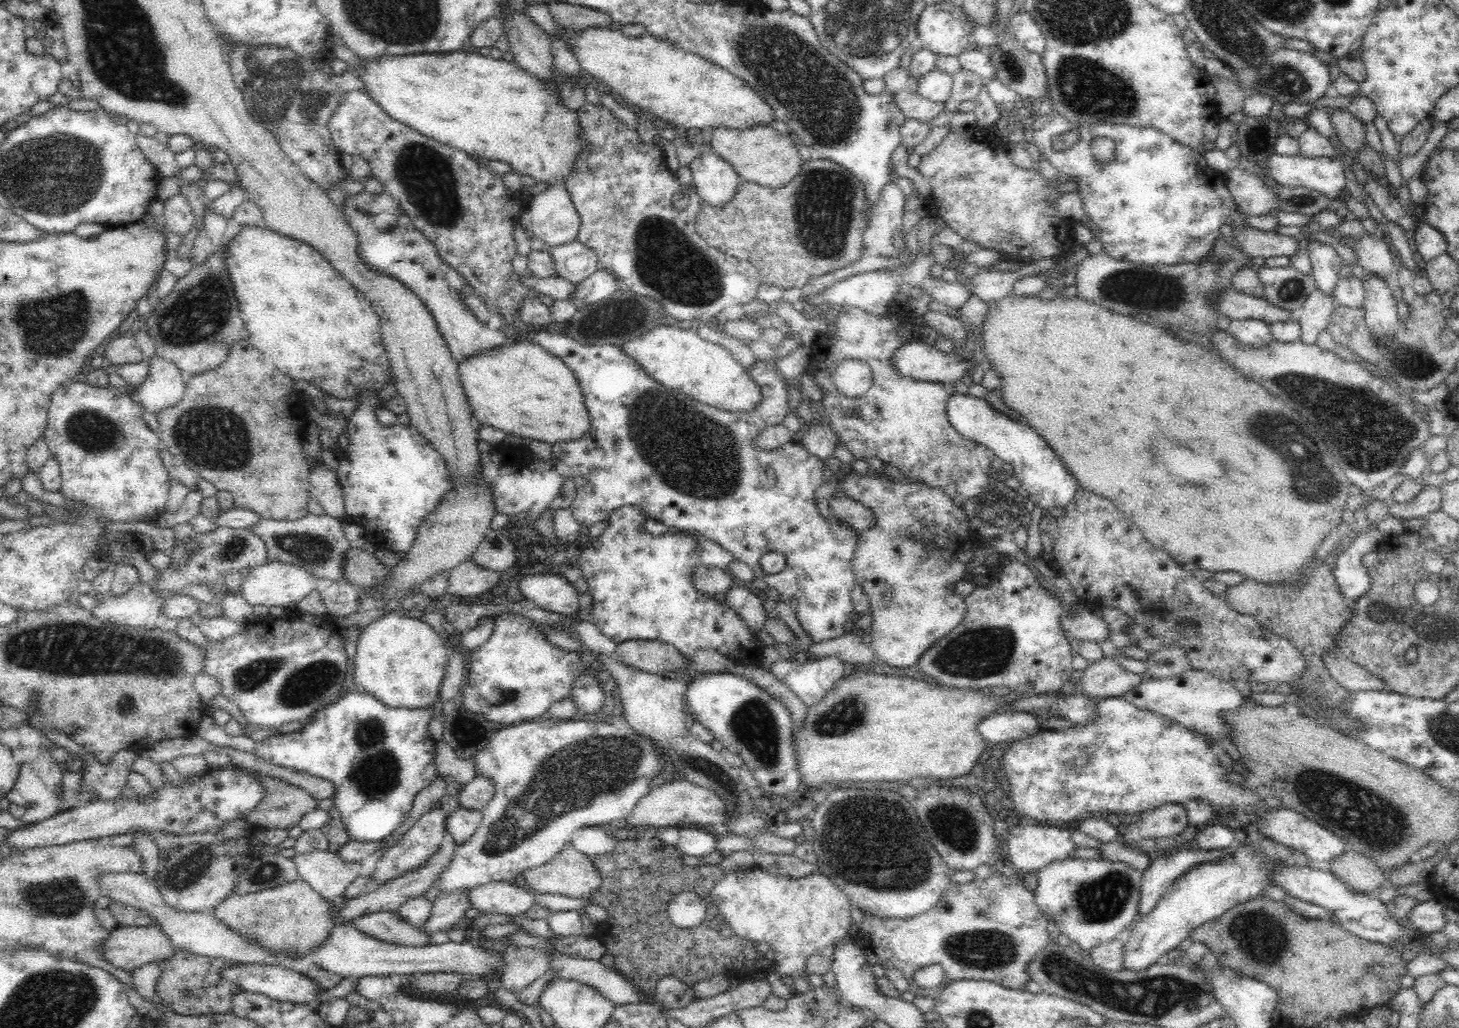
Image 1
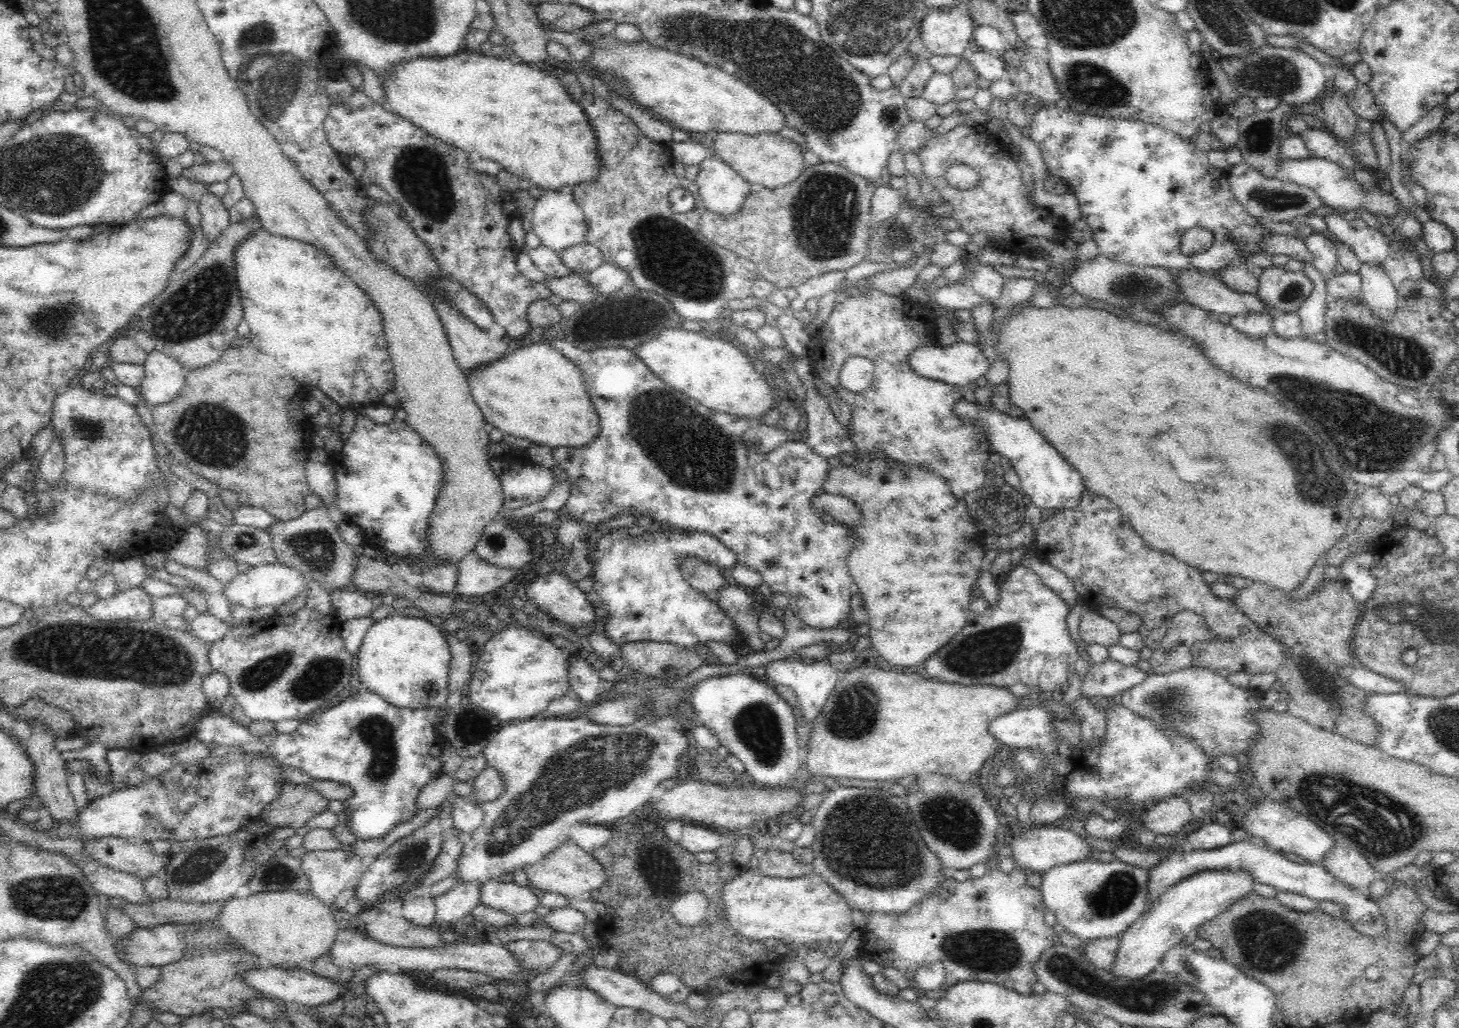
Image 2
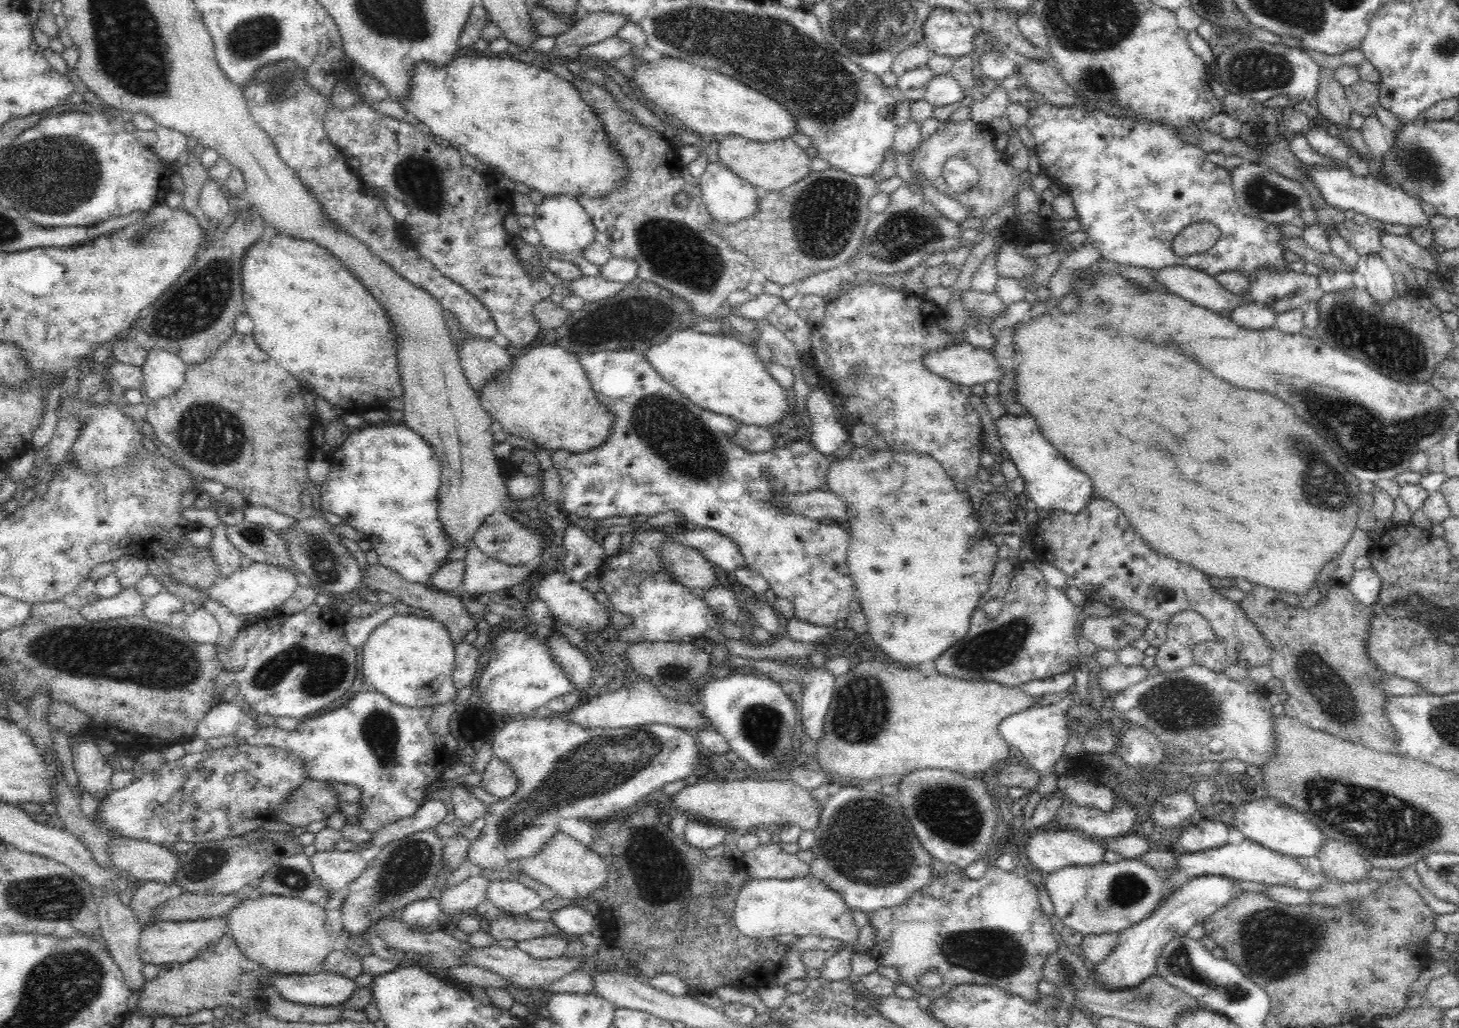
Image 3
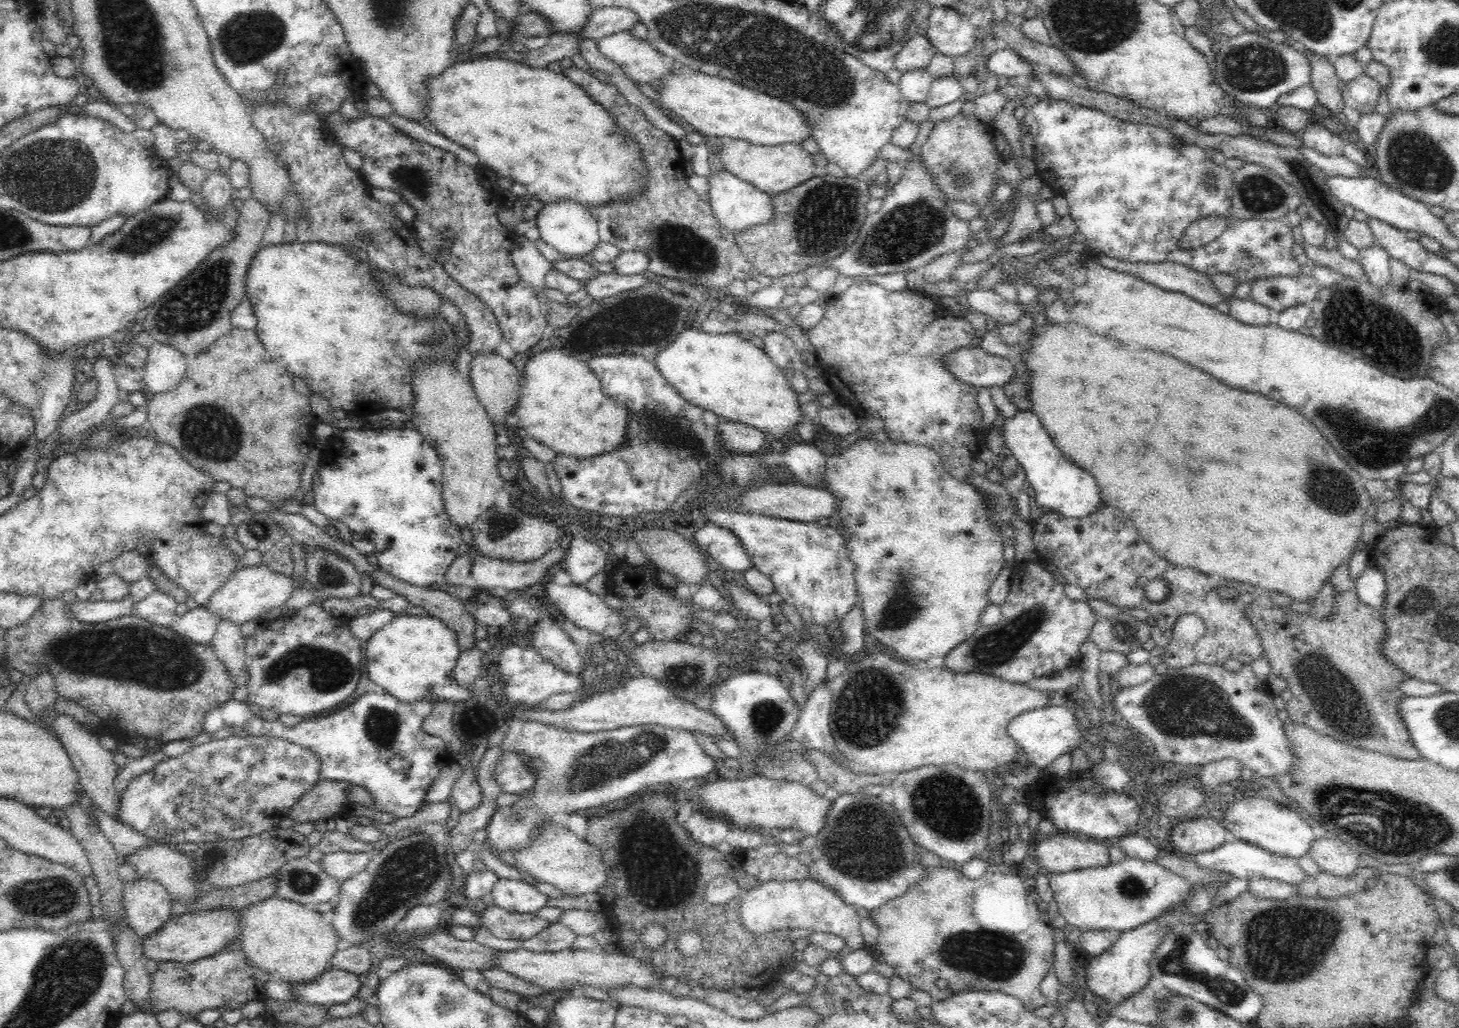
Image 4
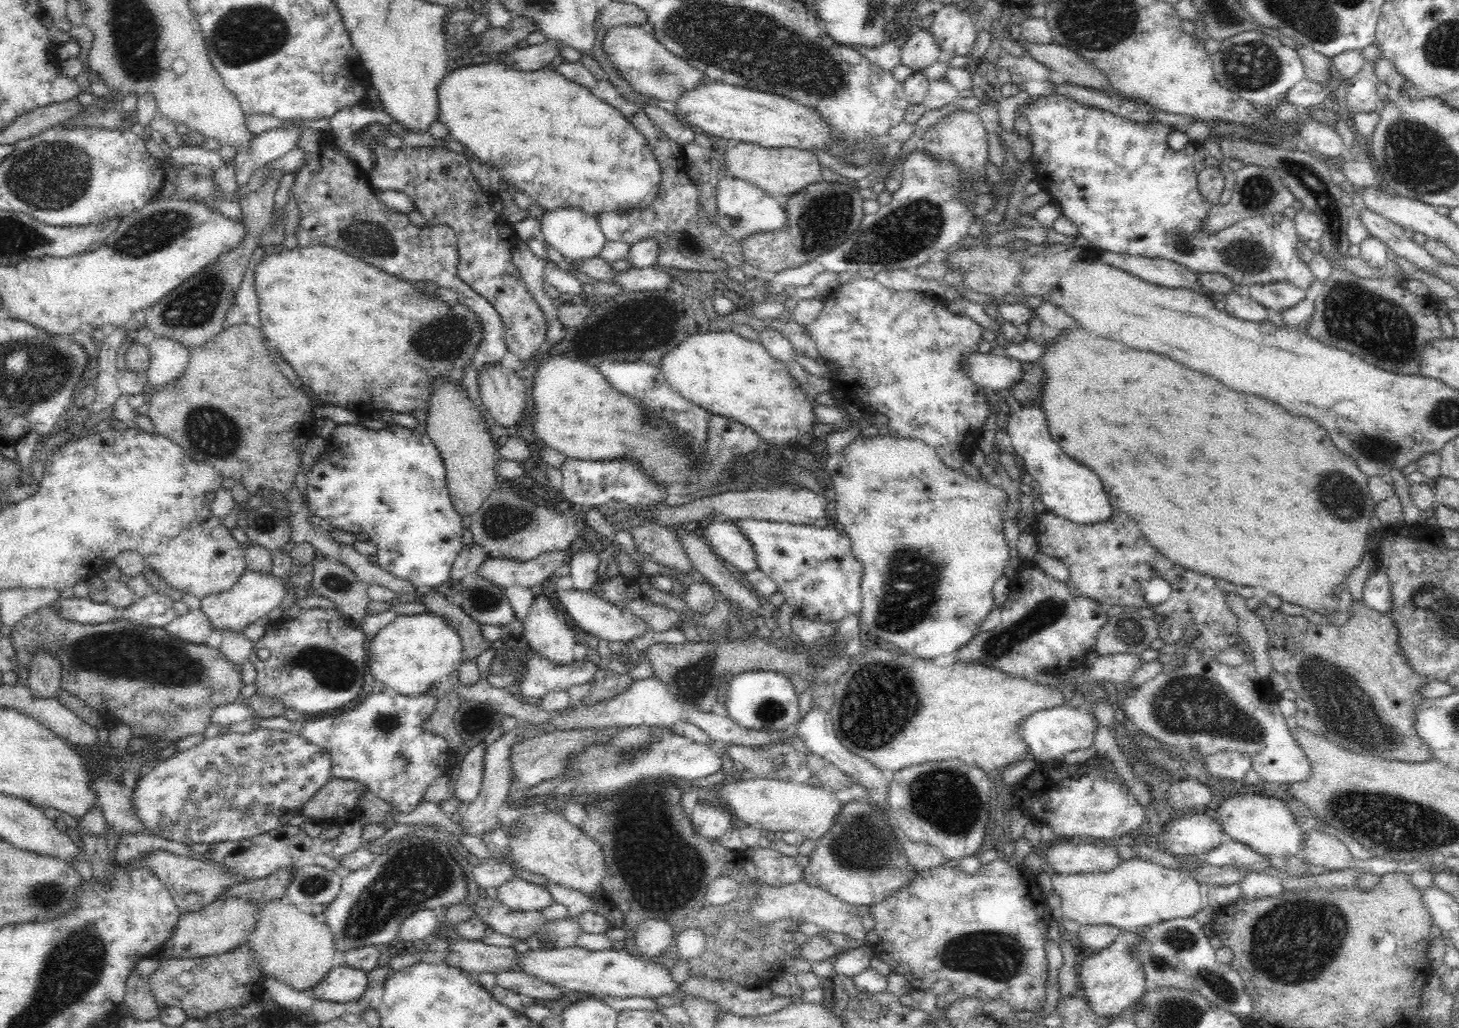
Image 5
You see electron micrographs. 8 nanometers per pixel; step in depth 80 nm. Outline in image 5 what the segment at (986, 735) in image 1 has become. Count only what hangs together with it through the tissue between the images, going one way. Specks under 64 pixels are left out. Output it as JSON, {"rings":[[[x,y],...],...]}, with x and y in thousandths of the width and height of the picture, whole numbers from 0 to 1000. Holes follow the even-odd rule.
{"rings":[[[747,684],[740,689],[734,686],[727,686],[722,689],[716,689],[711,693],[707,693],[696,706],[699,719],[702,720],[703,727],[706,729],[707,736],[710,745],[715,741],[727,738],[735,730],[746,730],[748,725],[751,712],[751,697],[747,692]]]}

